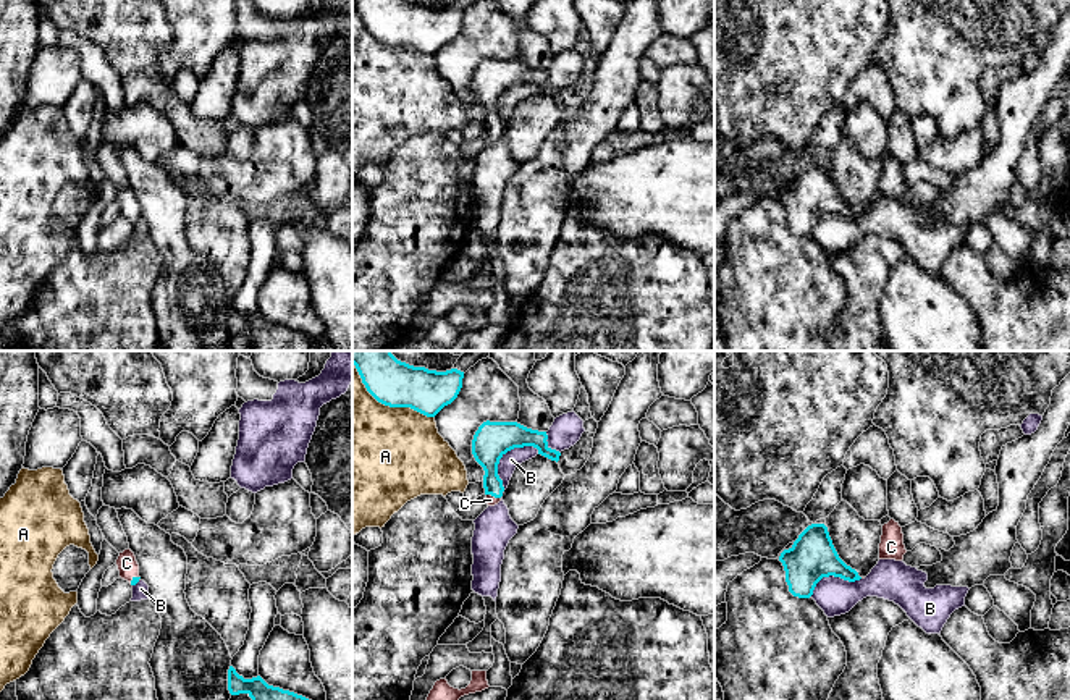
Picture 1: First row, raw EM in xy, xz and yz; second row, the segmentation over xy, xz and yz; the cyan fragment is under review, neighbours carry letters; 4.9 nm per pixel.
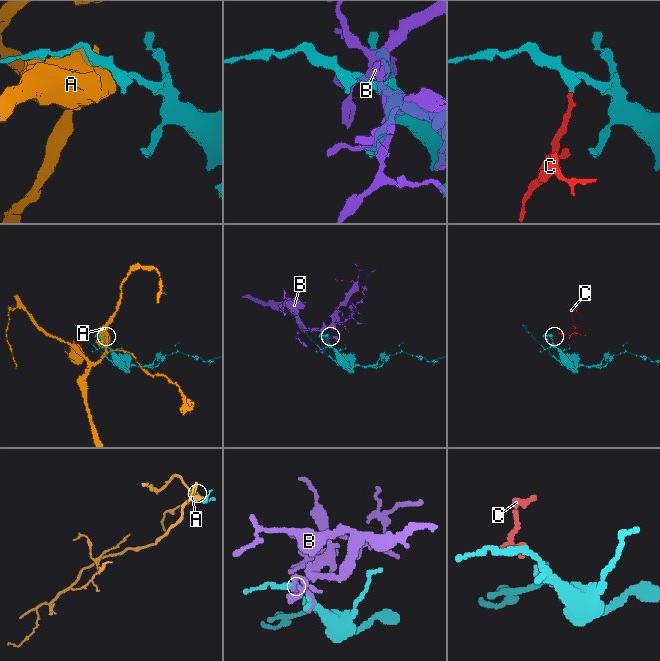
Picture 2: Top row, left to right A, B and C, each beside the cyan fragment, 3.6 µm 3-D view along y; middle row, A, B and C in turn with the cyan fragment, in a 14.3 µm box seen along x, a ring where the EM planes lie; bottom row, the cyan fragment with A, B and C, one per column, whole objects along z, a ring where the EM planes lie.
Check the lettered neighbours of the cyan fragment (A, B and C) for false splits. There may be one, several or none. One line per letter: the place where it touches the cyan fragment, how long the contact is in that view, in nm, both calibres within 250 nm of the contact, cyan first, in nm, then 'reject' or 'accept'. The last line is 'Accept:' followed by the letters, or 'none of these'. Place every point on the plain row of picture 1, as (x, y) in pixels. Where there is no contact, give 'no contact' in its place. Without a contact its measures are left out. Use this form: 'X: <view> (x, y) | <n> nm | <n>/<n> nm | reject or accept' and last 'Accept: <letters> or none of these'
A: xz (387, 42) | 500 nm | 220/500 nm | reject
B: xz (501, 94) | 280 nm | 180/90 nm | reject
C: xz (493, 133) | 80 nm | 170/50 nm | accept
Accept: C

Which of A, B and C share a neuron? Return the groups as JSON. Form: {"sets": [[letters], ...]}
{"sets": [["A"], ["B"], ["C"]]}

